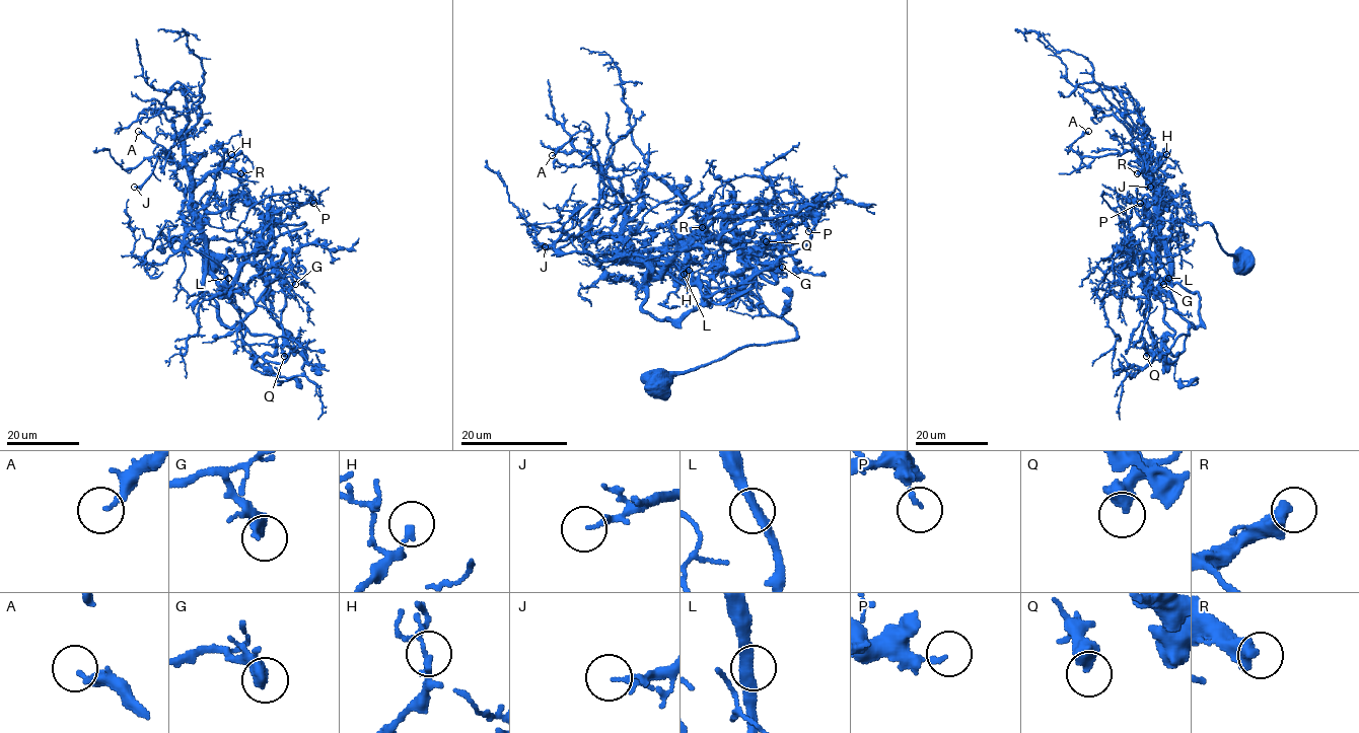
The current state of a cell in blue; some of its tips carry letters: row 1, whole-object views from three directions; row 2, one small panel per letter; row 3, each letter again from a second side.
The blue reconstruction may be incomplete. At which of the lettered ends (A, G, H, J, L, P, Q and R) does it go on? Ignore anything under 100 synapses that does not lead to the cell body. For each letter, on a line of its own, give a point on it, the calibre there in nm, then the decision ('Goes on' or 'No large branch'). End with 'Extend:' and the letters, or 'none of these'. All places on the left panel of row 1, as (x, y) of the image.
A: Place: (138, 131). Thickness 200 nm. No large branch
G: Place: (295, 284). Thickness 360 nm. No large branch
H: Place: (231, 154). Thickness 130 nm. No large branch
J: Place: (134, 187). Thickness 160 nm. No large branch
L: Place: (228, 278). Thickness 320 nm. No large branch
P: Place: (313, 203). Thickness 130 nm. No large branch
Q: Place: (284, 356). Thickness 500 nm. No large branch
R: Place: (240, 173). Thickness 550 nm. Goes on
Extend: R

